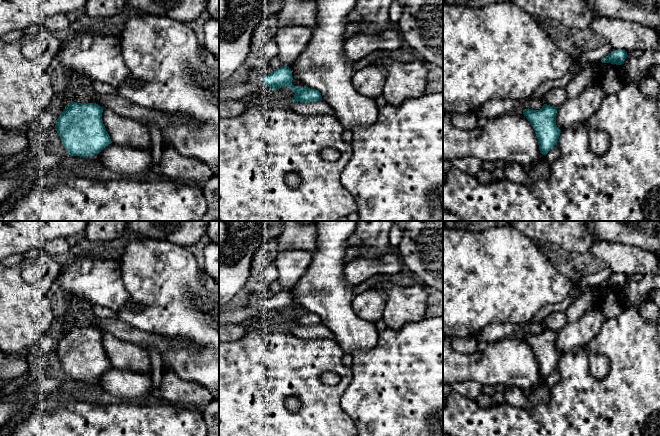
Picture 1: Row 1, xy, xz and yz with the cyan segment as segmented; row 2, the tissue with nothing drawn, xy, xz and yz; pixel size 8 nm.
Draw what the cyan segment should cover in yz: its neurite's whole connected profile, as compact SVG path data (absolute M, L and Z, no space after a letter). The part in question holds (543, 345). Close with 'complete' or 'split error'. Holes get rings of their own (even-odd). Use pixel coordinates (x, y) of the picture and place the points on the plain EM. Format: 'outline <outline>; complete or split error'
outline M544 328L540 334L523 334L524 340L533 351L538 363L539 374L546 379L557 369L561 354L556 349L558 331Z; complete

